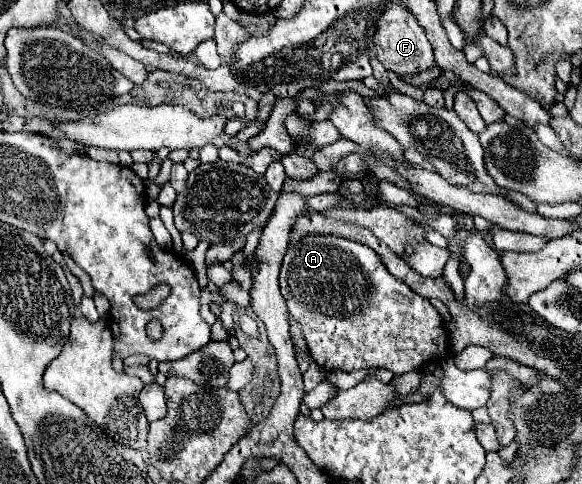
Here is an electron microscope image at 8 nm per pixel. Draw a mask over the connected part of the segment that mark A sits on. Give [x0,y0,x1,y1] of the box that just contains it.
[279,235,451,373]

